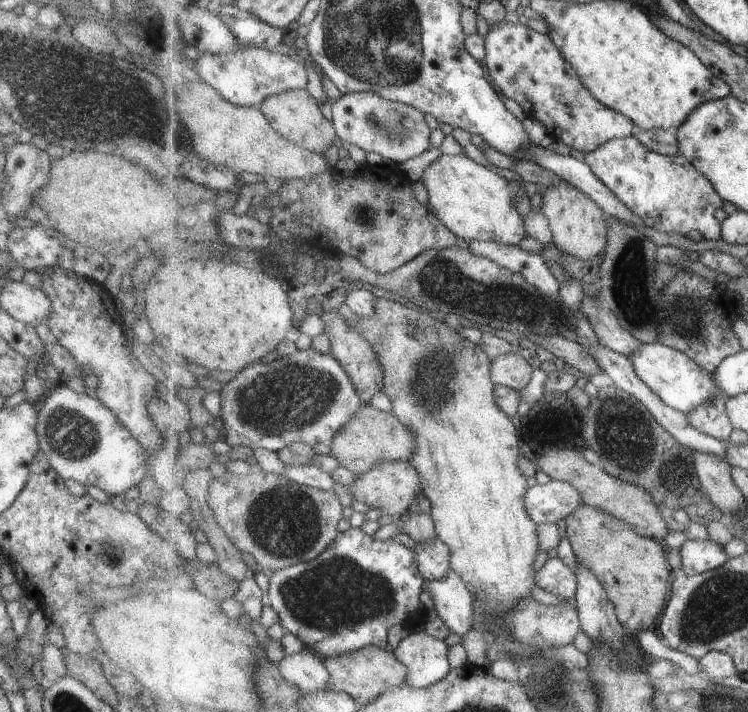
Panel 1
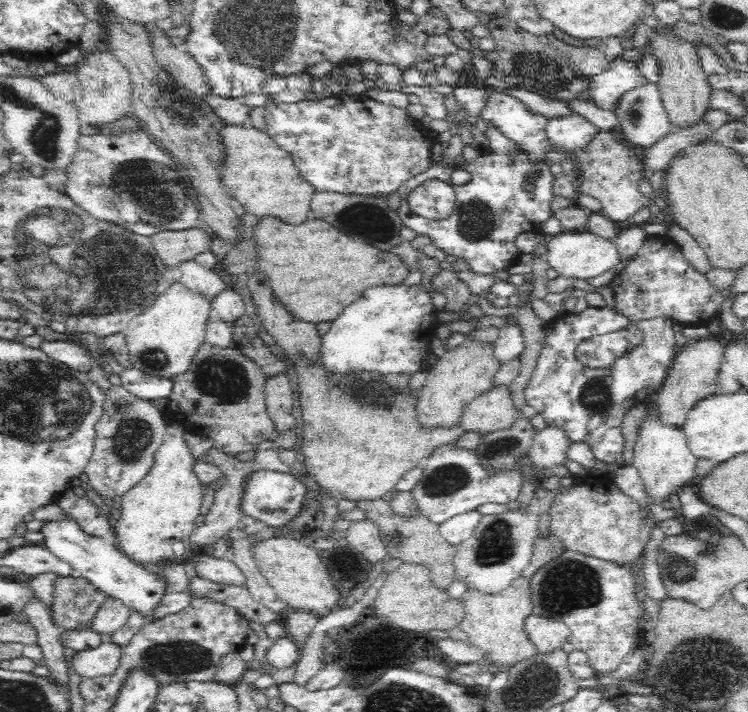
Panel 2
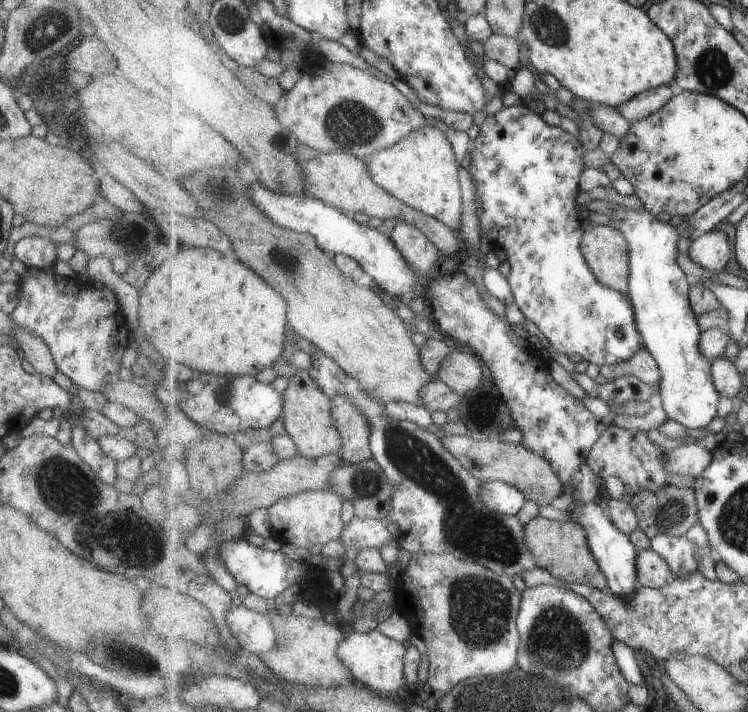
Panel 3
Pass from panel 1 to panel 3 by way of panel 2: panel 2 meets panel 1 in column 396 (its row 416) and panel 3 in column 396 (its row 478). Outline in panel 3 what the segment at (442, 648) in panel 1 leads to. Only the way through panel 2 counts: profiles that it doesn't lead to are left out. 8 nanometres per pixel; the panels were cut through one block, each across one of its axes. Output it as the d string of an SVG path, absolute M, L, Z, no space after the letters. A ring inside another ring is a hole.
M345 627L346 641L338 646L339 658L351 669L355 681L386 696L396 696L401 688L411 689L405 678L405 657L408 648L403 643L381 634L378 629L366 633Z

